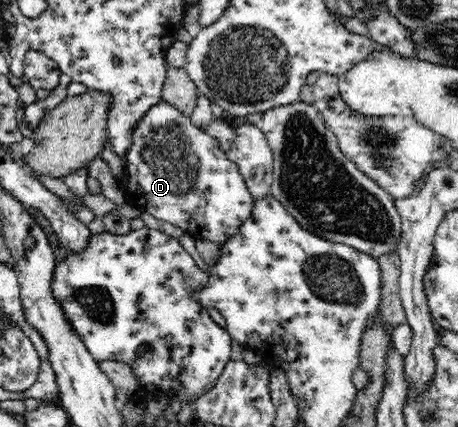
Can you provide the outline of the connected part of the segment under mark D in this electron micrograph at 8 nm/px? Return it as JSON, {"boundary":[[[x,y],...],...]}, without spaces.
{"boundary":[[[162,100],[155,107],[152,107],[150,111],[140,120],[139,124],[135,127],[137,130],[132,134],[132,146],[128,148],[127,153],[127,168],[124,172],[124,192],[127,202],[130,204],[140,204],[141,212],[150,212],[150,215],[156,216],[156,219],[163,222],[168,222],[176,227],[180,227],[185,233],[188,233],[196,240],[209,240],[214,242],[222,248],[223,244],[234,236],[239,229],[243,227],[243,223],[252,216],[252,210],[254,210],[255,200],[250,193],[243,175],[239,172],[239,167],[229,160],[225,151],[219,147],[218,142],[214,137],[207,135],[202,128],[198,128],[193,122],[190,116],[185,115],[180,110],[174,108],[171,104],[168,104]]]}

